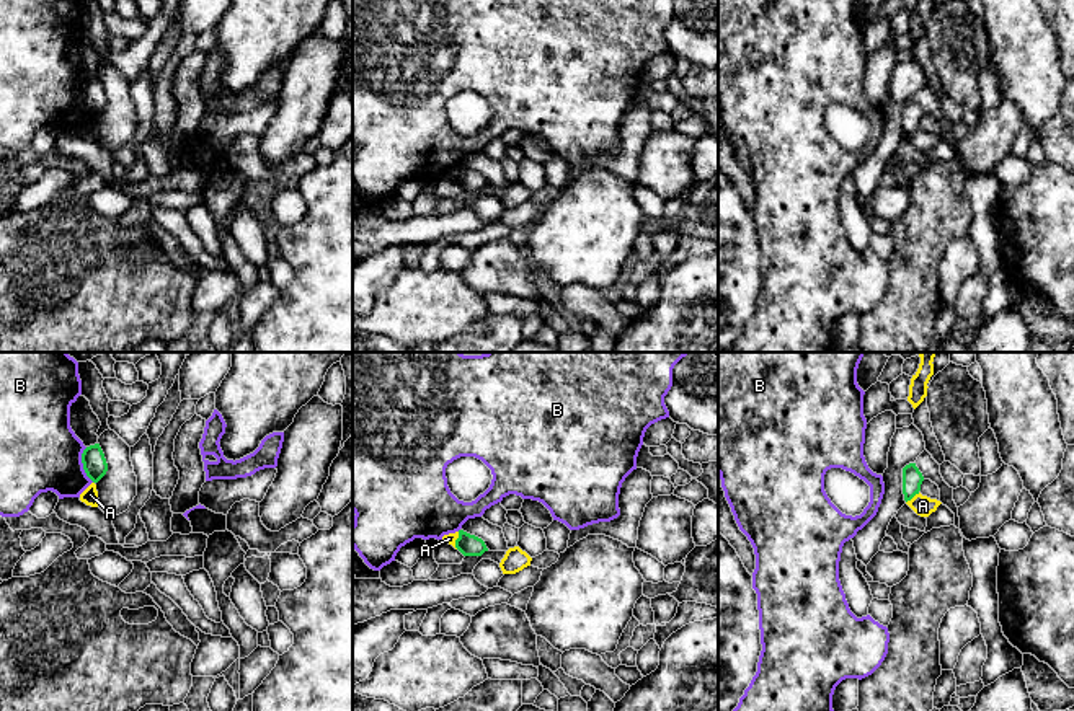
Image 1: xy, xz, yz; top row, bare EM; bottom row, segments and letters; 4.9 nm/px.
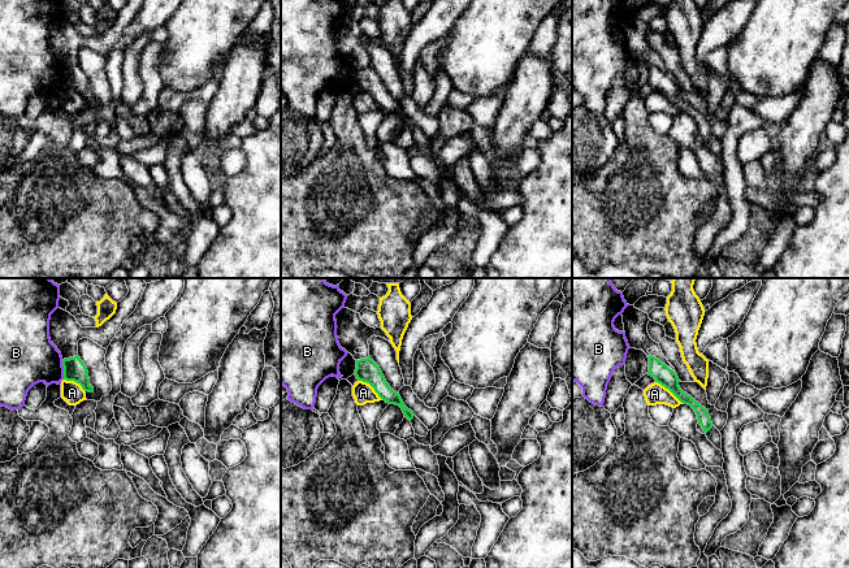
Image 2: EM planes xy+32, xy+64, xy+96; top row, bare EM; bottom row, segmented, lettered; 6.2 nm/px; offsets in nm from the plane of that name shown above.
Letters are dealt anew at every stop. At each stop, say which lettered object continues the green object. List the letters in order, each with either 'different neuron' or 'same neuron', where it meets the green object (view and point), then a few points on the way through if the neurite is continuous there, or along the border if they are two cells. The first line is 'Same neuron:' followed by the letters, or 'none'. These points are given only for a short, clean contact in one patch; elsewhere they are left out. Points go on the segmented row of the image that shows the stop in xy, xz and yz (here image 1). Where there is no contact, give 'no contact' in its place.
Same neuron: none
A: different neuron; contact yz (913, 496)
B: different neuron; contact xy (84, 465)

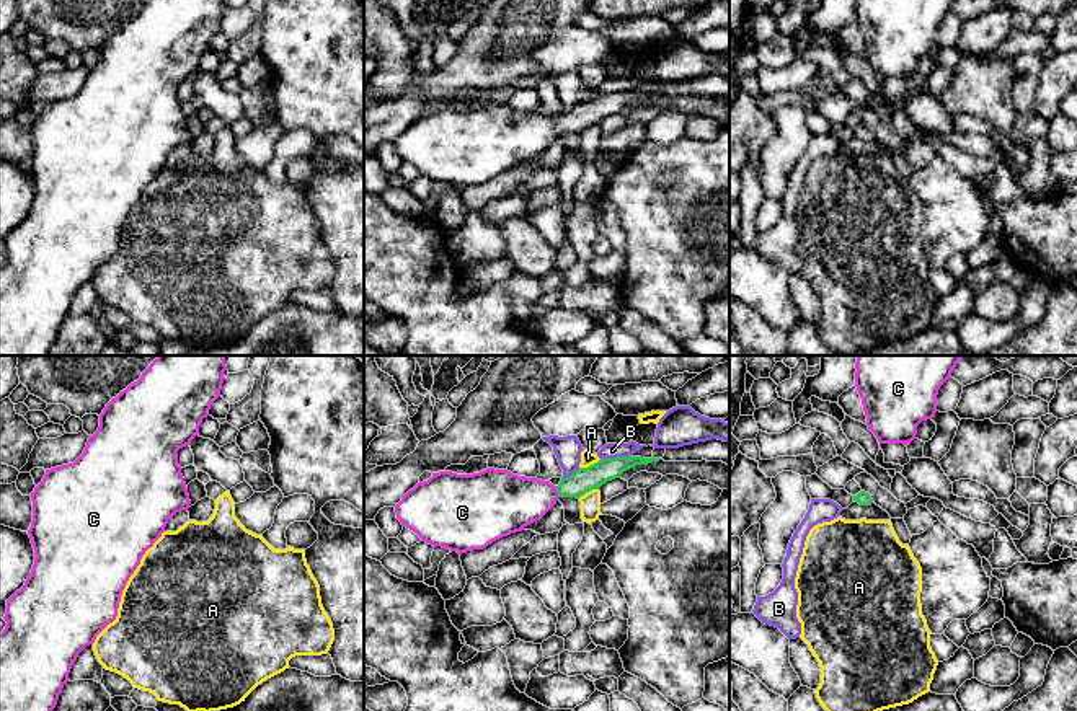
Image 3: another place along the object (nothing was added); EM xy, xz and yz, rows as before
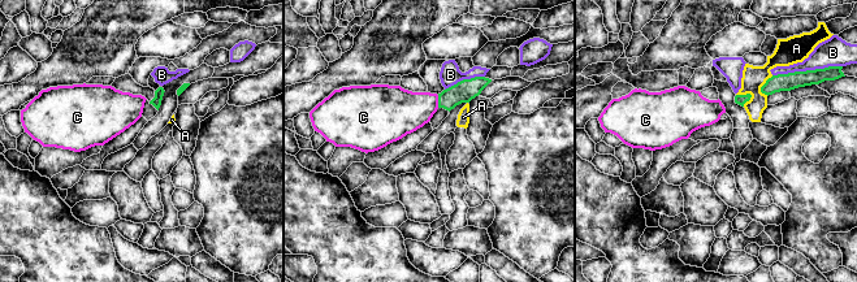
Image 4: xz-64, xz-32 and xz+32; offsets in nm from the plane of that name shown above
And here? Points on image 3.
Same neuron: C
A: different neuron; contact xz (591, 465)
B: different neuron; contact xz (614, 459)
C: same neuron; contact xz (557, 490); way xz (583, 480), (575, 486), (557, 490), (524, 501), (508, 503)

